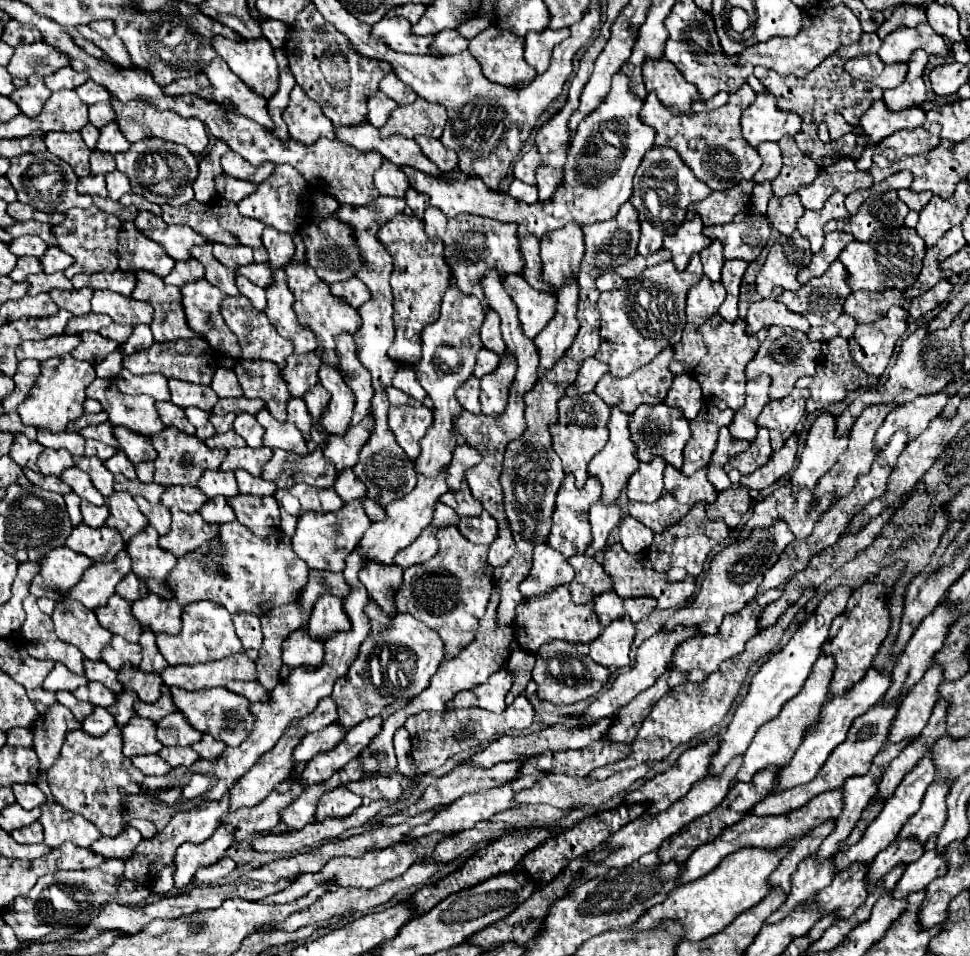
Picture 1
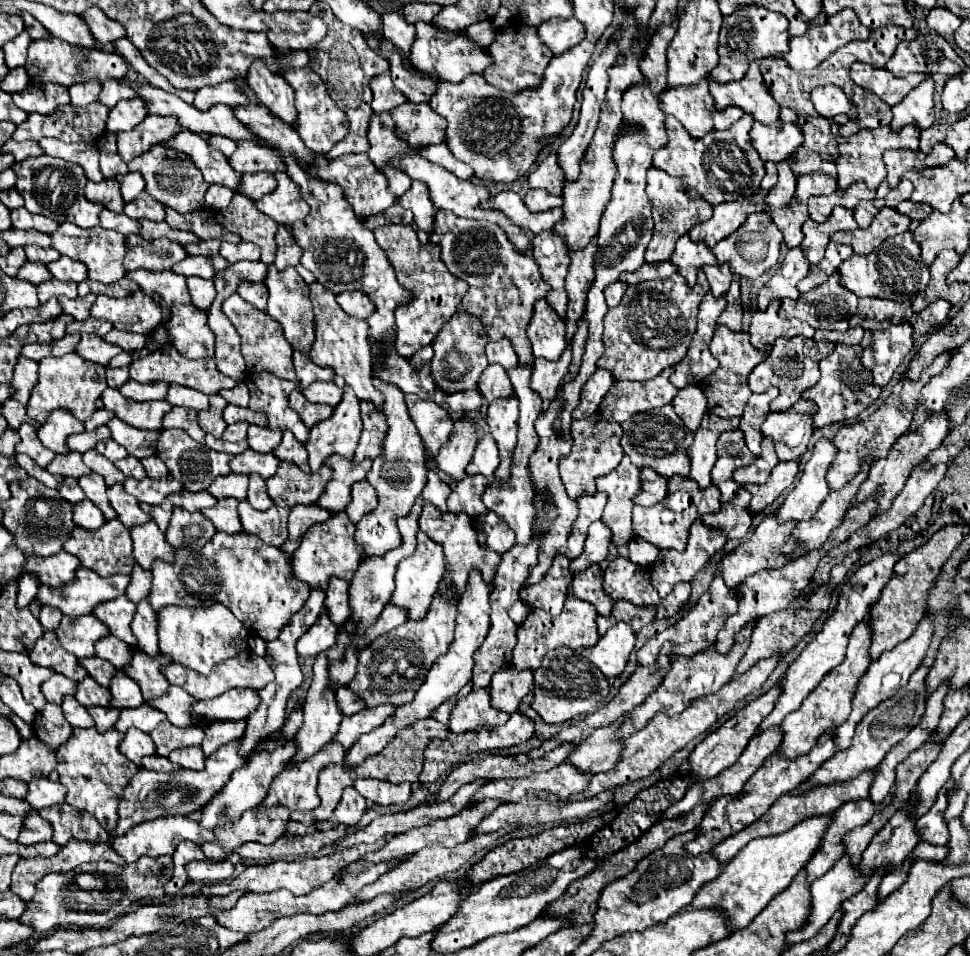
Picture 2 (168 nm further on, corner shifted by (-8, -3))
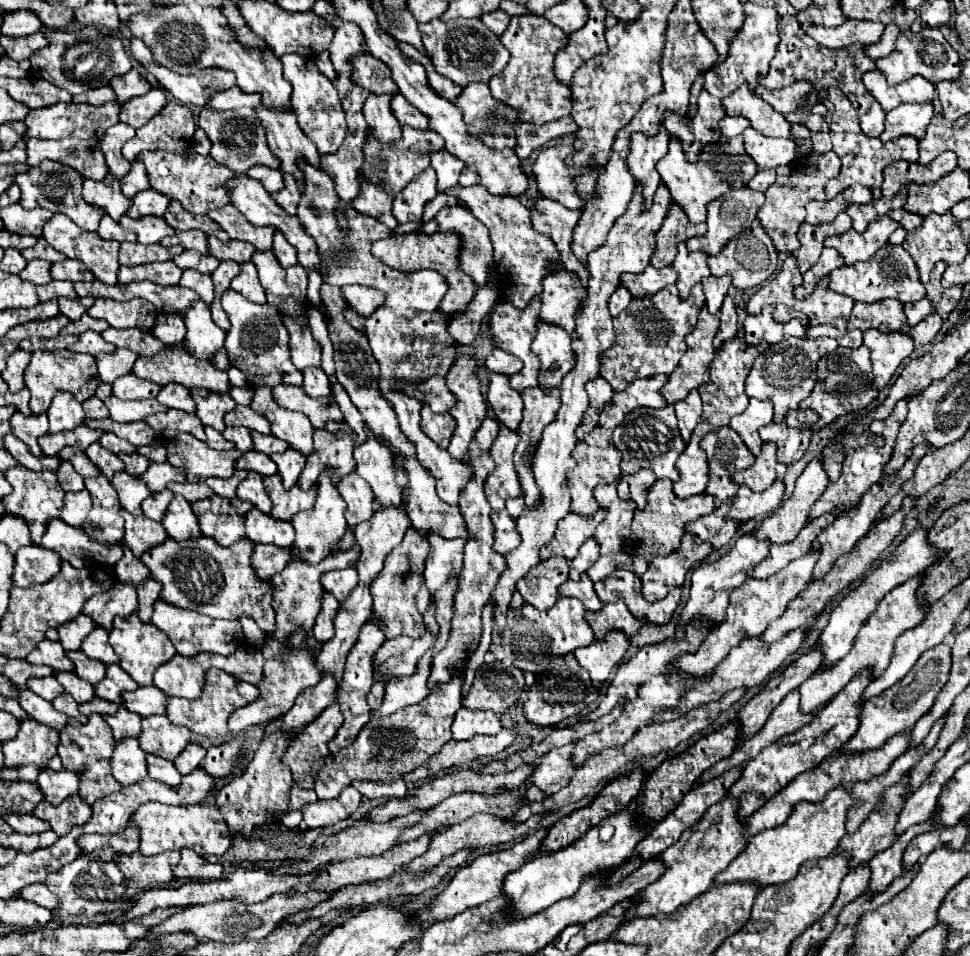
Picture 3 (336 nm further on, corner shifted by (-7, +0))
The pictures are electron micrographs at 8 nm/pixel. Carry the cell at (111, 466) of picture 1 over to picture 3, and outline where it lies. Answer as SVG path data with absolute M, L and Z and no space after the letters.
M132 452L132 454L120 454L120 460L126 464L126 472L132 474L132 476L140 476L142 472L146 472L150 460L138 452Z

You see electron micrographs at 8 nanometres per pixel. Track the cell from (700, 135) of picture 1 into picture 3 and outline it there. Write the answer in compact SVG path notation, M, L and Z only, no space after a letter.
M670 138L668 154L664 156L664 160L660 160L660 164L656 164L656 170L660 172L662 180L668 184L674 202L686 212L688 220L692 224L700 224L706 220L706 204L720 198L724 192L732 188L746 186L748 180L756 174L756 164L752 164L748 156L728 154L722 144L710 144L706 152L700 154L700 160L696 164L688 164L680 140Z

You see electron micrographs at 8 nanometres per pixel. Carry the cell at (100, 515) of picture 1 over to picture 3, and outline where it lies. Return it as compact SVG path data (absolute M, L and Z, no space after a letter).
M86 488L80 492L68 492L64 498L64 508L60 518L70 526L80 526L86 520L88 508L92 508L92 500Z

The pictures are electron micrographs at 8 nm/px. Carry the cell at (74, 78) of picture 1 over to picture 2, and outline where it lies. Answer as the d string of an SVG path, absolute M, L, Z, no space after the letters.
M89 79L87 83L73 83L69 87L71 103L73 105L89 105L89 103L97 101L97 91L99 89L101 89L101 81L99 79Z

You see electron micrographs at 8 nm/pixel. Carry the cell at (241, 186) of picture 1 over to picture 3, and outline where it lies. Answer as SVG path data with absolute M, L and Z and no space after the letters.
M256 166L256 168L250 168L246 174L252 176L254 180L260 180L260 182L264 184L264 188L266 188L270 194L278 192L280 188L284 188L284 178L282 178L280 170L272 170L272 168Z

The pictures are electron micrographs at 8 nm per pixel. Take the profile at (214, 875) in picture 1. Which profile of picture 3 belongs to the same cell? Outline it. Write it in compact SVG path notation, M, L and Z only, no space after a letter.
M192 850L180 852L180 862L172 868L176 878L192 878L192 880L216 880L222 878L222 864L210 864L204 858L196 856Z

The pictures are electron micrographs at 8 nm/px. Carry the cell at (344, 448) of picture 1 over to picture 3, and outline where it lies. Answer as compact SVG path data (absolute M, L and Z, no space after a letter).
M320 476L314 508L308 512L296 512L290 518L290 524L294 526L294 532L296 532L296 538L294 538L294 544L290 550L292 560L318 564L320 560L324 560L332 552L334 542L338 542L344 536L348 524L344 520L344 502L340 500L338 488L332 488L332 484L328 484L328 476Z

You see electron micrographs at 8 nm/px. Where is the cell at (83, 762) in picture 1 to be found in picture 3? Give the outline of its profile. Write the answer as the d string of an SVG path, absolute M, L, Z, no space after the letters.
M90 714L88 722L80 722L80 720L70 718L66 722L64 730L60 732L60 736L62 736L62 740L60 740L58 756L62 758L62 764L66 768L86 768L86 772L80 780L80 796L88 804L94 804L102 796L110 796L110 794L120 790L120 784L116 784L116 780L112 776L112 770L110 770L114 738L112 738L112 732L110 732L108 724L104 722L104 718L100 714Z

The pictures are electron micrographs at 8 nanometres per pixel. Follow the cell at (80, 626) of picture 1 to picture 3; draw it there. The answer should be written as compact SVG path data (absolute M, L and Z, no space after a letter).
M76 616L76 620L70 620L68 624L60 626L60 644L66 650L78 650L82 640L88 636L88 632L92 632L94 626L94 620L88 620L88 616Z

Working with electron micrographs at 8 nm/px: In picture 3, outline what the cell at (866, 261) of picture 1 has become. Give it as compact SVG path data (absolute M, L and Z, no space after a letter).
M892 244L880 248L880 252L876 252L876 256L872 256L872 260L864 264L842 266L840 270L832 272L832 276L828 276L828 288L832 292L846 294L858 302L876 302L884 298L896 298L900 302L916 302L926 296L926 290L920 284L918 268L912 256L902 246L892 246Z

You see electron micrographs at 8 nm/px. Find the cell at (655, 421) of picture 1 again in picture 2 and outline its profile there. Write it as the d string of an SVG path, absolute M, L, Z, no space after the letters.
M665 405L661 409L645 411L633 415L633 419L625 421L623 425L623 437L621 447L631 457L631 463L639 469L653 467L657 473L665 477L673 475L689 475L691 459L689 459L689 447L693 443L693 431L689 431L683 423L683 419L673 411L671 405Z

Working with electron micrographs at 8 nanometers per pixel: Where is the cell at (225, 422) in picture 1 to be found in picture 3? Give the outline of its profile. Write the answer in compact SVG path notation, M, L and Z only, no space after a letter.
M226 428L226 430L224 430L224 438L230 440L230 442L234 442L234 446L236 446L240 452L250 452L250 450L254 448L248 428Z

